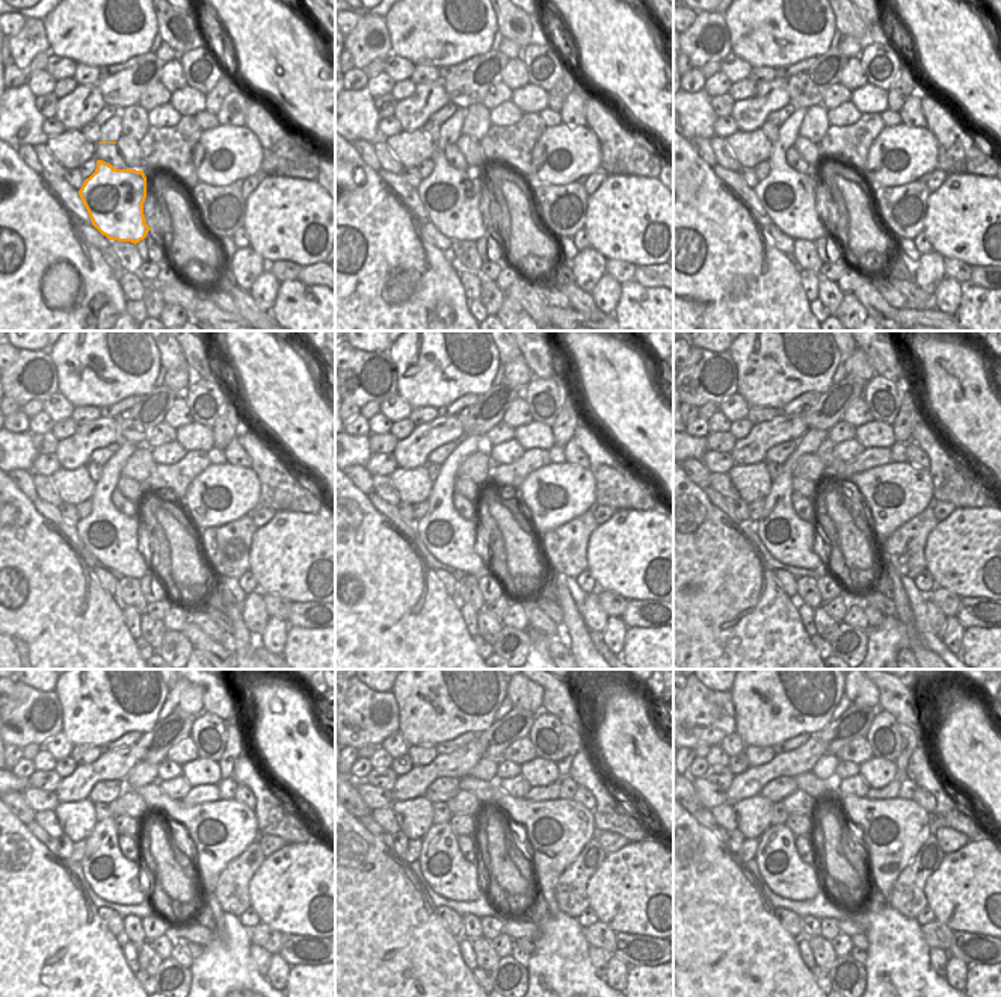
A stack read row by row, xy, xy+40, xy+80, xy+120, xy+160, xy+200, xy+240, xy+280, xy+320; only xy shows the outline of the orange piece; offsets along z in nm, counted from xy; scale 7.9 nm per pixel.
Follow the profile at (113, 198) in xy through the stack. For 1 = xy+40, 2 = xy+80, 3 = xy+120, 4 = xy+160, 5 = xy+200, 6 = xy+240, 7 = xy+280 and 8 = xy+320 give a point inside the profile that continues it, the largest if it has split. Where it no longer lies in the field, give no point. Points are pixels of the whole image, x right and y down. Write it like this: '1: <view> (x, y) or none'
1: xy+40 (453, 200)
2: xy+80 (790, 198)
3: xy+120 (112, 538)
4: xy+160 (447, 535)
5: xy+200 (790, 540)
6: xy+240 (117, 879)
7: xy+280 (446, 870)
8: xy+320 (784, 872)

